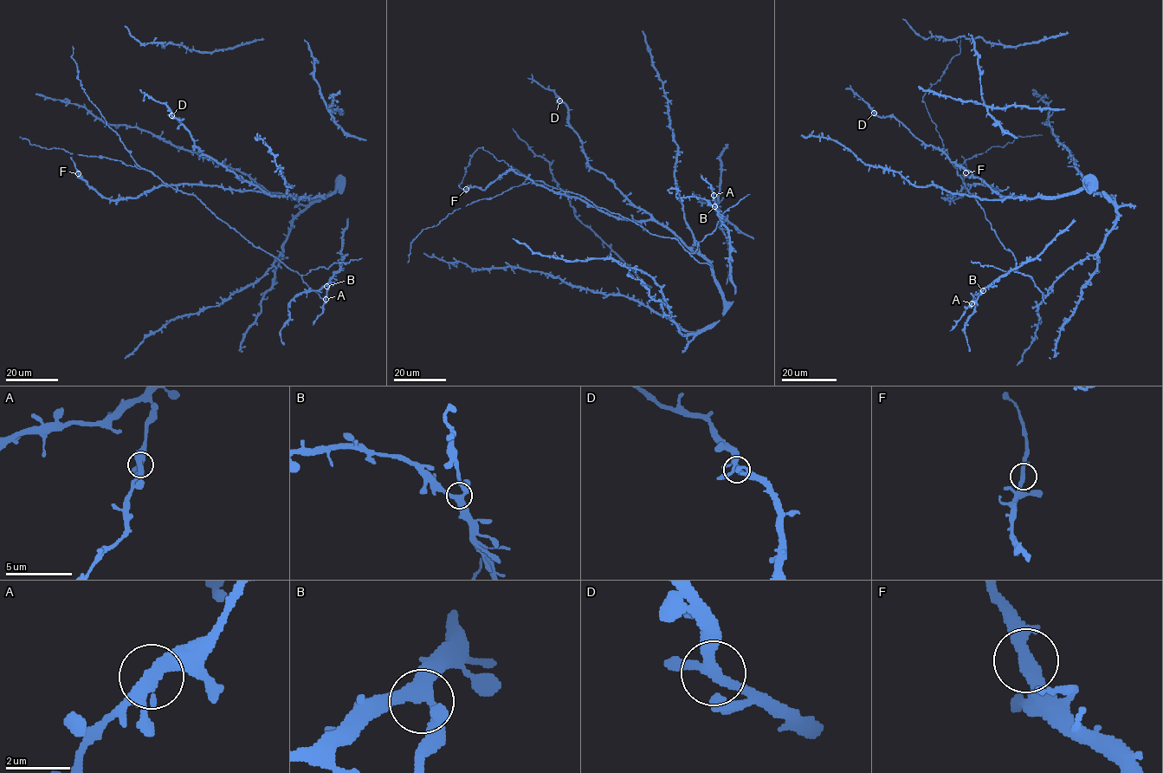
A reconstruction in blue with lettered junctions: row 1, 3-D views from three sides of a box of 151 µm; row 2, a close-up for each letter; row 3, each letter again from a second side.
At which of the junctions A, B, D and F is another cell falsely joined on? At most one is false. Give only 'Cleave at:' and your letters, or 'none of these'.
Cleave at: none of these

